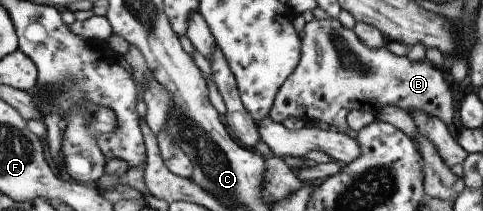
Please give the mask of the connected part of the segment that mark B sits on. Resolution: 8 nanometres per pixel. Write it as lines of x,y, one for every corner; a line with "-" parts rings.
316,18
307,22
301,33
301,57
295,71
277,92
271,107
273,121
283,123
288,117
304,121
327,123
341,133
347,133
347,116
352,109
379,115
383,107
395,105
409,113
423,111
445,125
454,117
454,97
443,73
427,59
411,61
407,56
391,53
386,45
369,49
338,19

